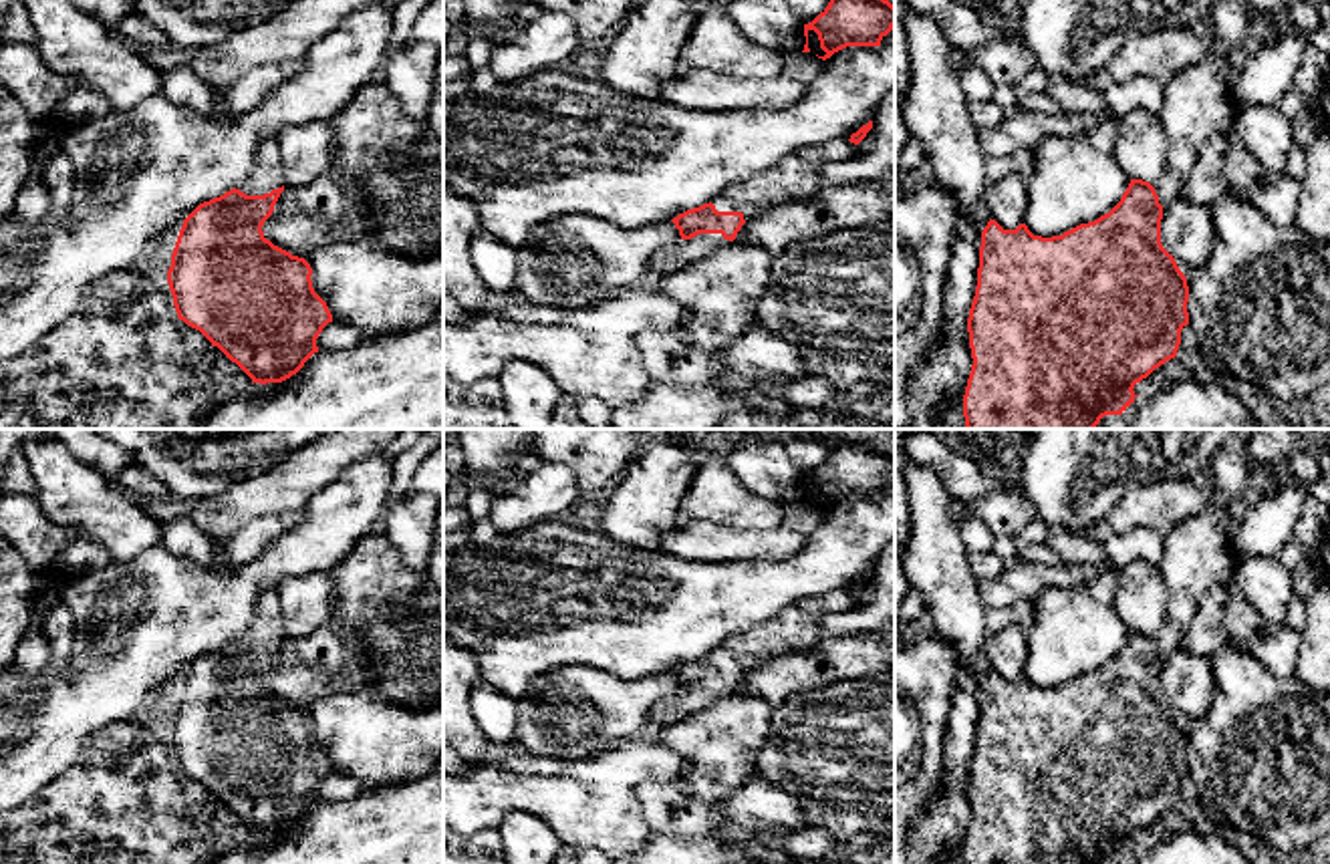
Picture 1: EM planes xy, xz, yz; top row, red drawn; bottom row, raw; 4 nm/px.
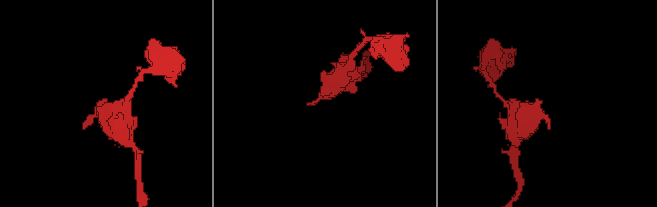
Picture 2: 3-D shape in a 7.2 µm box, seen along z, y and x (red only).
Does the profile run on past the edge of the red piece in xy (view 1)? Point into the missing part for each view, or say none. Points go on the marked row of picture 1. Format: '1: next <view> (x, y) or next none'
1: next xy (267, 174)

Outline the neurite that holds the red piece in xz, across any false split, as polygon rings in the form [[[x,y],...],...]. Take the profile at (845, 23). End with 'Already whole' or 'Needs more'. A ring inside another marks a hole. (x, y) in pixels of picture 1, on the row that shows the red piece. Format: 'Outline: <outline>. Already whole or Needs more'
Outline: [[[830,0],[828,6],[808,24],[804,24],[806,44],[802,52],[810,52],[808,48],[808,32],[814,30],[820,40],[820,48],[826,52],[818,56],[822,60],[830,58],[834,52],[846,46],[881,46],[881,40],[895,28],[895,6],[889,0]]]. Already whole

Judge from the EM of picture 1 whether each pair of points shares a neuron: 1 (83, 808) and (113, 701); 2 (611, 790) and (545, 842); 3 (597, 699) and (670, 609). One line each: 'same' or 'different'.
1: different
2: different
3: different

